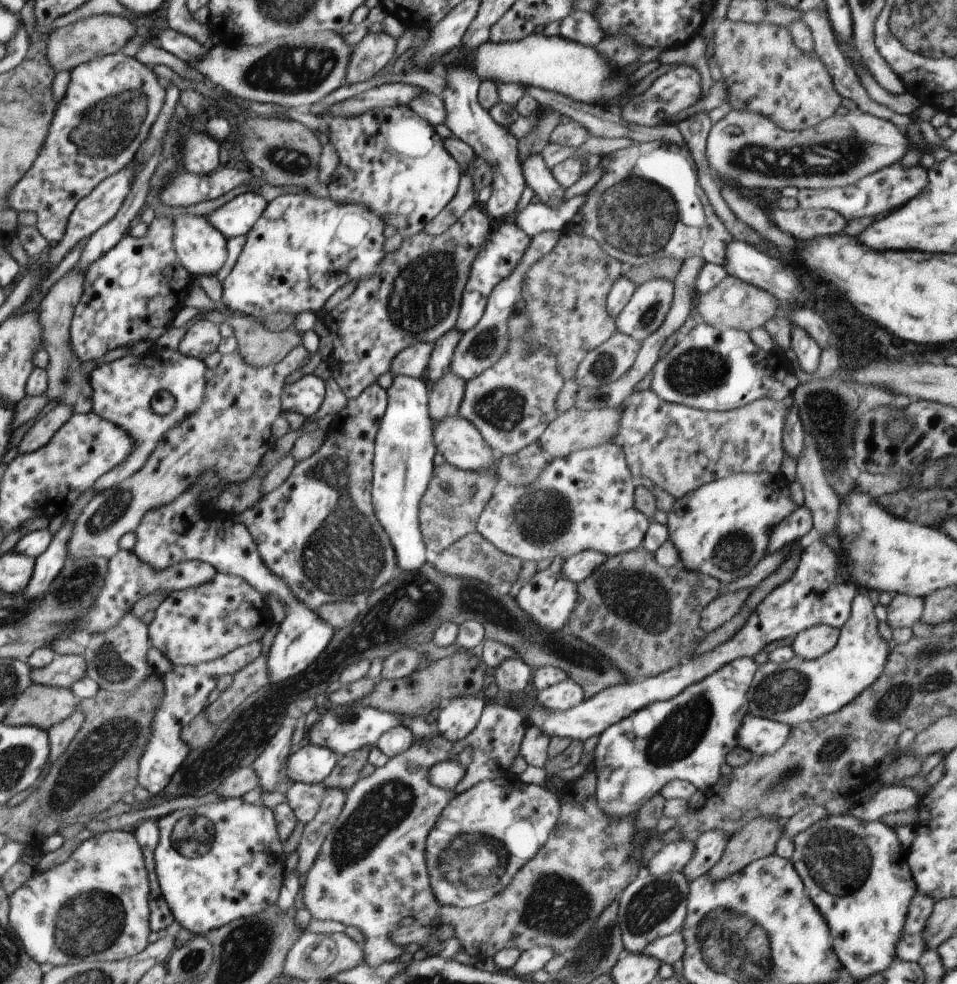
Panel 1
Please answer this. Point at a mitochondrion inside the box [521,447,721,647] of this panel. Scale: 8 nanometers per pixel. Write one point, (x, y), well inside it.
(644, 599)

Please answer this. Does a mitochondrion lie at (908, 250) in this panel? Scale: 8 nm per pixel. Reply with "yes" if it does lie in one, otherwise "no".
no

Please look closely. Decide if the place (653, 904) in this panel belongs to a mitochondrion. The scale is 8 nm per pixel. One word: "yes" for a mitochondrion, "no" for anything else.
yes

